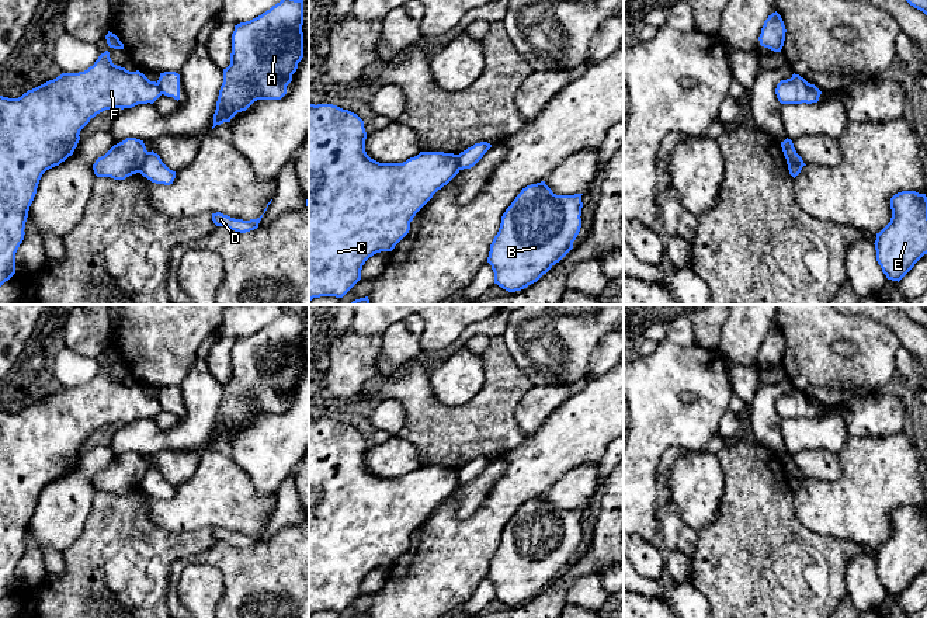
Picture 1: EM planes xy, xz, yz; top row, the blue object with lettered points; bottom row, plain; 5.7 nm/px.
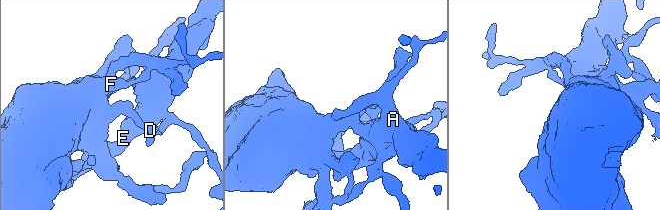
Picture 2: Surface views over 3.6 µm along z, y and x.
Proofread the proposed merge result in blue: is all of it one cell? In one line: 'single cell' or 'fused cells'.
fused cells

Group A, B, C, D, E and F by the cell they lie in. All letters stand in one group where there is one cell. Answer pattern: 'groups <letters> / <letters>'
groups A B D E / C F

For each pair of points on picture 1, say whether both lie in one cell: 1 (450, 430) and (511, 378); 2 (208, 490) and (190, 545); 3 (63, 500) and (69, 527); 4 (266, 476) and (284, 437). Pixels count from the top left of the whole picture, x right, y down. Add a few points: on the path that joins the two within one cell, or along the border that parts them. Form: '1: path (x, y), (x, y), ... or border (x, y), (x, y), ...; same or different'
1: path (465, 424), (496, 393); same
2: border (162, 527), (170, 531), (211, 530); different
3: path (63, 507), (63, 520); same
4: path (267, 467), (268, 452), (274, 447); same

